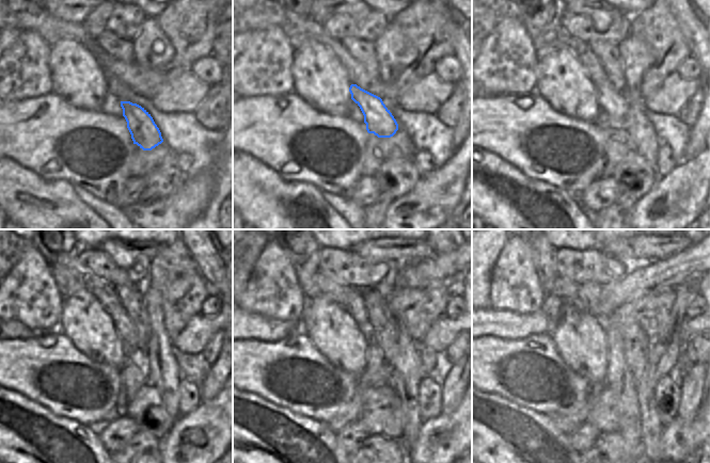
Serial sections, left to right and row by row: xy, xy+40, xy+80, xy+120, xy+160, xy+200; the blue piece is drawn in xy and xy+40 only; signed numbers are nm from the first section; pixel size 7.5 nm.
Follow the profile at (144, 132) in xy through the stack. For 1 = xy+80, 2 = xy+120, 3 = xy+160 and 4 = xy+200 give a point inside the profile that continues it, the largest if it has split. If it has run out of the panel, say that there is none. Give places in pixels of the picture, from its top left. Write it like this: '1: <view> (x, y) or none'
1: xy+80 (613, 102)
2: xy+120 (125, 329)
3: xy+160 (356, 307)
4: xy+200 (589, 292)

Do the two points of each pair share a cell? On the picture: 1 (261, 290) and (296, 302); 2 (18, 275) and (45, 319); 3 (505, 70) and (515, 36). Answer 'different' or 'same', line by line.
1: same
2: same
3: same

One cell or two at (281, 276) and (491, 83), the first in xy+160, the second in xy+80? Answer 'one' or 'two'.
one

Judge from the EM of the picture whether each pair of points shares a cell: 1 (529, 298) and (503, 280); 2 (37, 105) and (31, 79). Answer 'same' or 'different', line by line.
1: same
2: different

